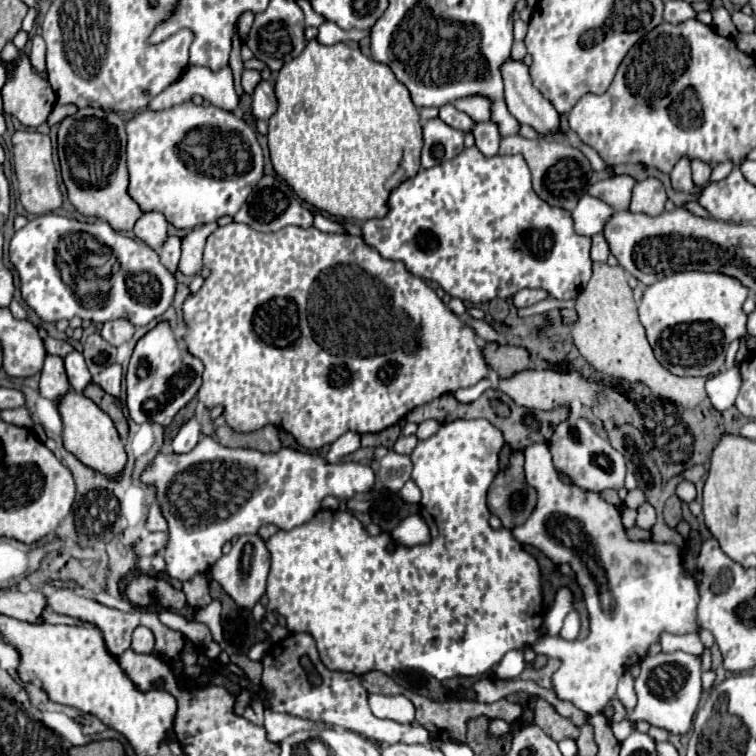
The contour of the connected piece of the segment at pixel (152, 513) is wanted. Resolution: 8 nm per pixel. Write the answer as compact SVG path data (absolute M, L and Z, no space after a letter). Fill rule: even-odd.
M149 496L149 518L145 526L149 532L167 532L167 520L161 514L159 500L155 496Z

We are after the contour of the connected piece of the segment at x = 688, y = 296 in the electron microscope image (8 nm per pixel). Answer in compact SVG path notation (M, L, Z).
M677 272L647 286L639 302L639 318L655 358L675 376L711 376L725 362L729 344L745 334L743 302L747 288L723 274Z

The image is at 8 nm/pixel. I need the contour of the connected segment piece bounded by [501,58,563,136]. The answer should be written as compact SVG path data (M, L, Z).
M509 58L503 62L501 76L505 84L505 104L521 124L529 124L539 136L563 132L559 112L553 102L533 86L529 66L523 60Z

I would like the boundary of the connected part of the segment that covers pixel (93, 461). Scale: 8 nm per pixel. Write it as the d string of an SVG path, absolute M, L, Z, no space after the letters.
M69 392L57 406L61 418L63 418L63 446L69 450L77 460L95 472L107 476L109 480L121 480L123 468L127 464L127 452L123 448L123 442L117 434L117 428L113 420L93 402L87 400L83 394Z

